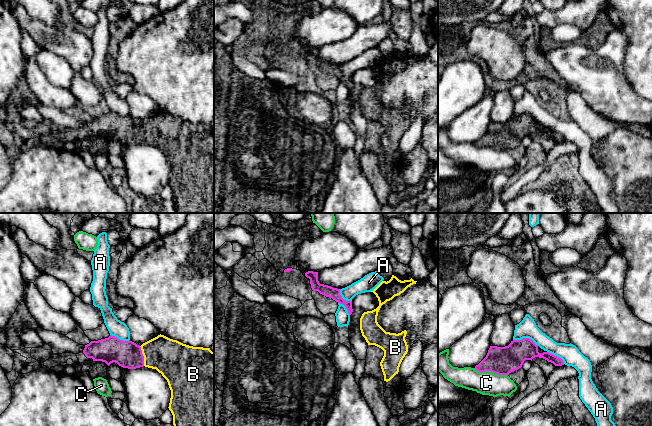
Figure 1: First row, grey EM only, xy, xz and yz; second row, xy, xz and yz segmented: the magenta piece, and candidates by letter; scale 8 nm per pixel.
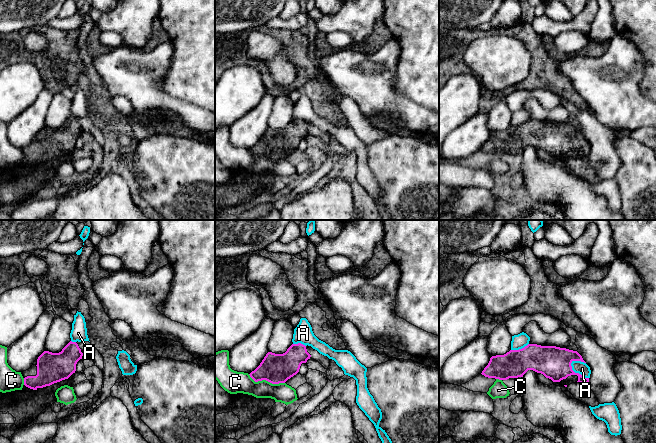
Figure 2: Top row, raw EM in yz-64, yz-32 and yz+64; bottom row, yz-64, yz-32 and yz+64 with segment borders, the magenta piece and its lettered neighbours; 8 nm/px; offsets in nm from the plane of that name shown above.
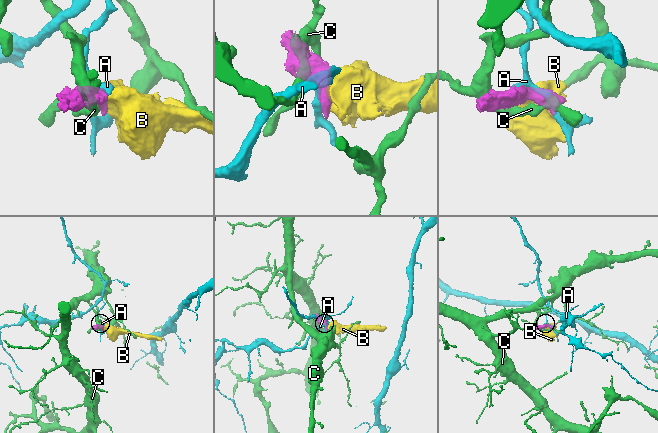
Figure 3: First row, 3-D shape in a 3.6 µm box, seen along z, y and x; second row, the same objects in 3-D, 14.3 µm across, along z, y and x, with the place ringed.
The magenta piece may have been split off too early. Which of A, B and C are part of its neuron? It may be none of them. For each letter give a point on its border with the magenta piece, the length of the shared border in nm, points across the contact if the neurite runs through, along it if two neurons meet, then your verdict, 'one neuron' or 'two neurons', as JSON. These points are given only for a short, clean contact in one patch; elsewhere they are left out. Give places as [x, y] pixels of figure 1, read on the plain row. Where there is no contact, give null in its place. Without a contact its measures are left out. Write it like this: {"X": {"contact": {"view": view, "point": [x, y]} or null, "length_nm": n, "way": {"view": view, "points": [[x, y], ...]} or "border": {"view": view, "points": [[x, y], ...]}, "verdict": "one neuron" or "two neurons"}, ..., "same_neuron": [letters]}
{"A": {"contact": {"view": "yz", "point": [526, 114]}, "length_nm": 220, "verdict": "two neurons"}, "B": {"contact": {"view": "xy", "point": [143, 132]}, "length_nm": 170, "verdict": "one neuron"}, "C": {"contact": {"view": "yz", "point": [491, 147]}, "length_nm": 280, "border": {"view": "yz", "points": [[474, 144], [480, 148], [492, 147], [507, 151]]}, "verdict": "two neurons"}, "same_neuron": ["B"]}

